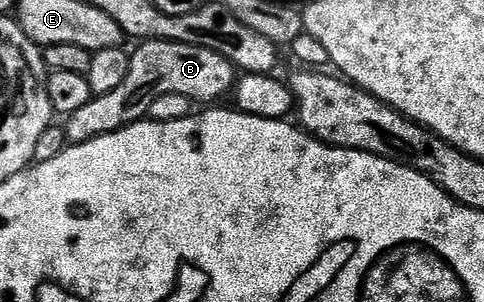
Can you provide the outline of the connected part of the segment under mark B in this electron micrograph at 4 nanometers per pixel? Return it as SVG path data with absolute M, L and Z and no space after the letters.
M143 41L140 42L136 46L137 50L132 50L131 56L129 58L129 66L127 67L127 75L123 78L123 83L119 83L119 87L115 87L115 91L107 91L106 93L99 93L93 96L84 107L79 107L79 111L75 111L70 115L70 117L64 118L63 128L65 131L65 139L69 145L82 145L83 143L87 143L91 139L95 139L96 137L102 137L103 135L107 135L108 133L114 133L115 131L119 131L120 129L126 129L128 125L133 124L135 121L142 120L148 114L149 108L151 107L151 103L155 103L155 99L159 99L159 95L183 95L191 102L200 103L200 101L209 101L205 103L217 103L220 97L227 98L234 92L234 86L238 82L239 78L239 70L236 65L231 64L227 58L223 55L219 55L215 51L211 51L207 47L191 47L187 43L175 43L174 41Z

